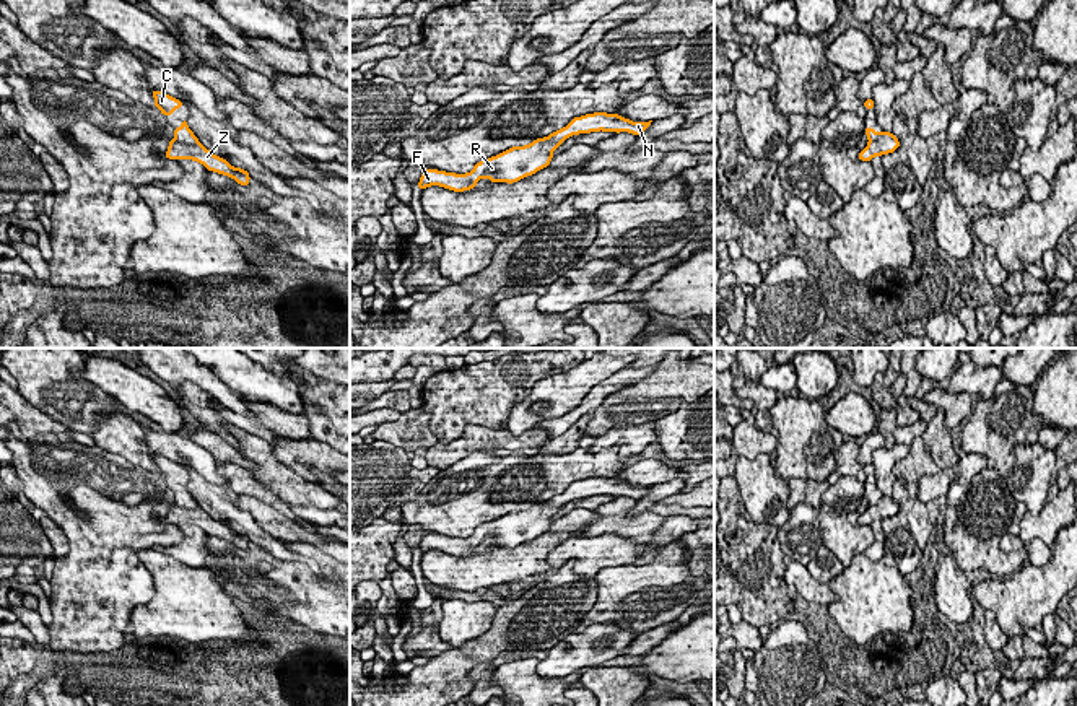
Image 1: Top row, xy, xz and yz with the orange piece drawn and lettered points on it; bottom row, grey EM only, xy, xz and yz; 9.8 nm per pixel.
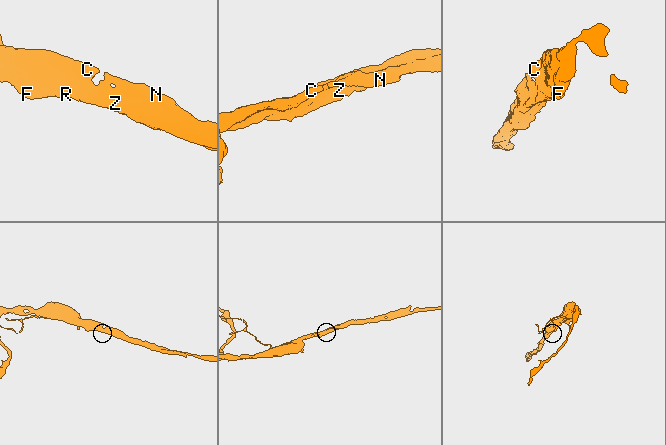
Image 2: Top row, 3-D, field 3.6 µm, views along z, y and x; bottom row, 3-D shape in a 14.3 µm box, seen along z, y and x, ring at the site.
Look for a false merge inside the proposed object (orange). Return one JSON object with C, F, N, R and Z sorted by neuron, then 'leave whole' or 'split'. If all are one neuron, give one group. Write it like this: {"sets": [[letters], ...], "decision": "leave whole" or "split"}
{"sets": [["C", "N"], ["F", "R", "Z"]], "decision": "split"}

